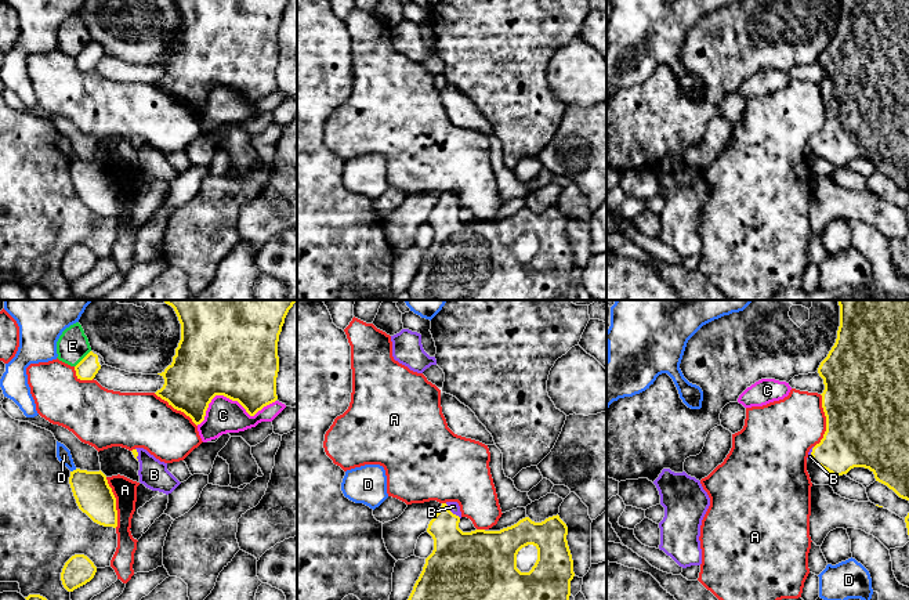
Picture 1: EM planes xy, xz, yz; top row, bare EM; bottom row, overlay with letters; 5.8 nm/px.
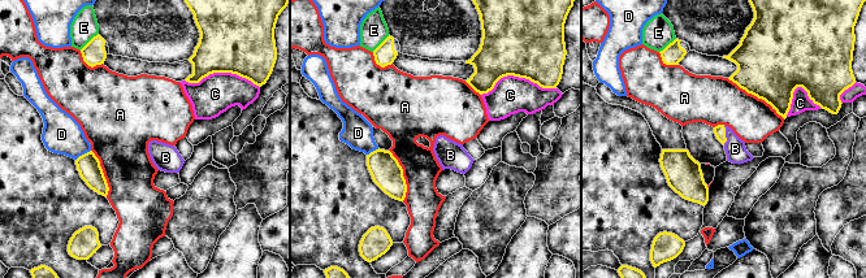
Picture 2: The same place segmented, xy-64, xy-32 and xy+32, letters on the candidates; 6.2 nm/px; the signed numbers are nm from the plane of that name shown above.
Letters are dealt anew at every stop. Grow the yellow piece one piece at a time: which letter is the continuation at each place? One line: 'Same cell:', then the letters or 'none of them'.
Same cell: B

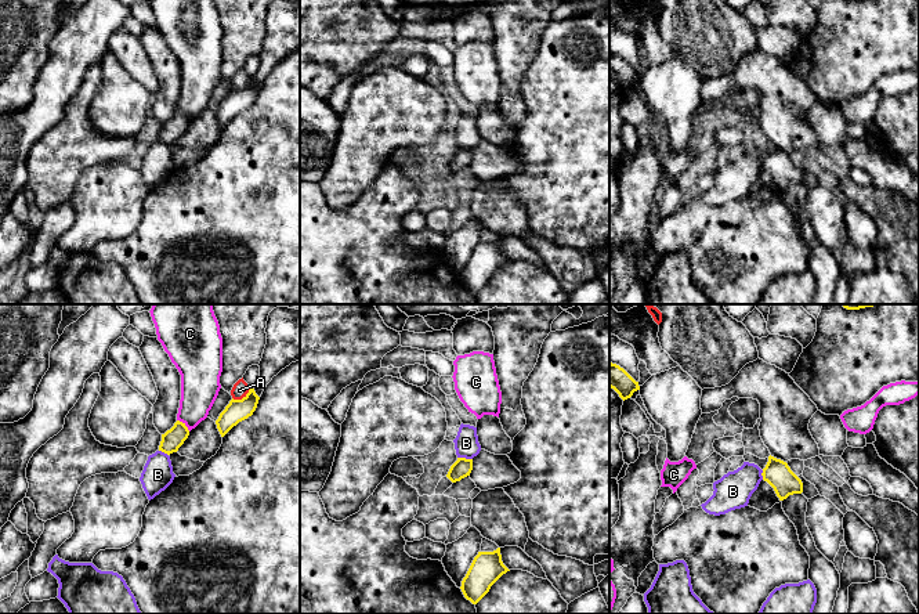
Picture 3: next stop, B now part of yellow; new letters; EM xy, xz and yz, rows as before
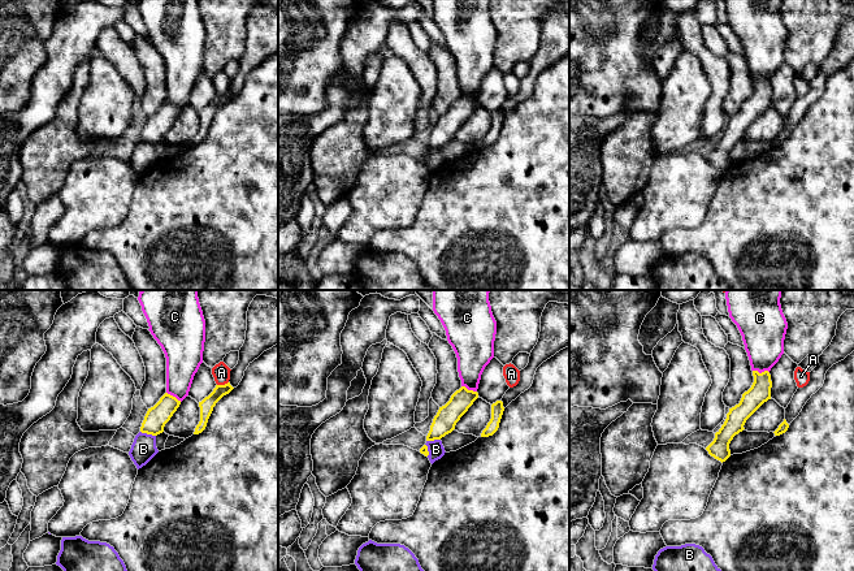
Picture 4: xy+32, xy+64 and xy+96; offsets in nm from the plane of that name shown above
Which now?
Same cell: none of them

